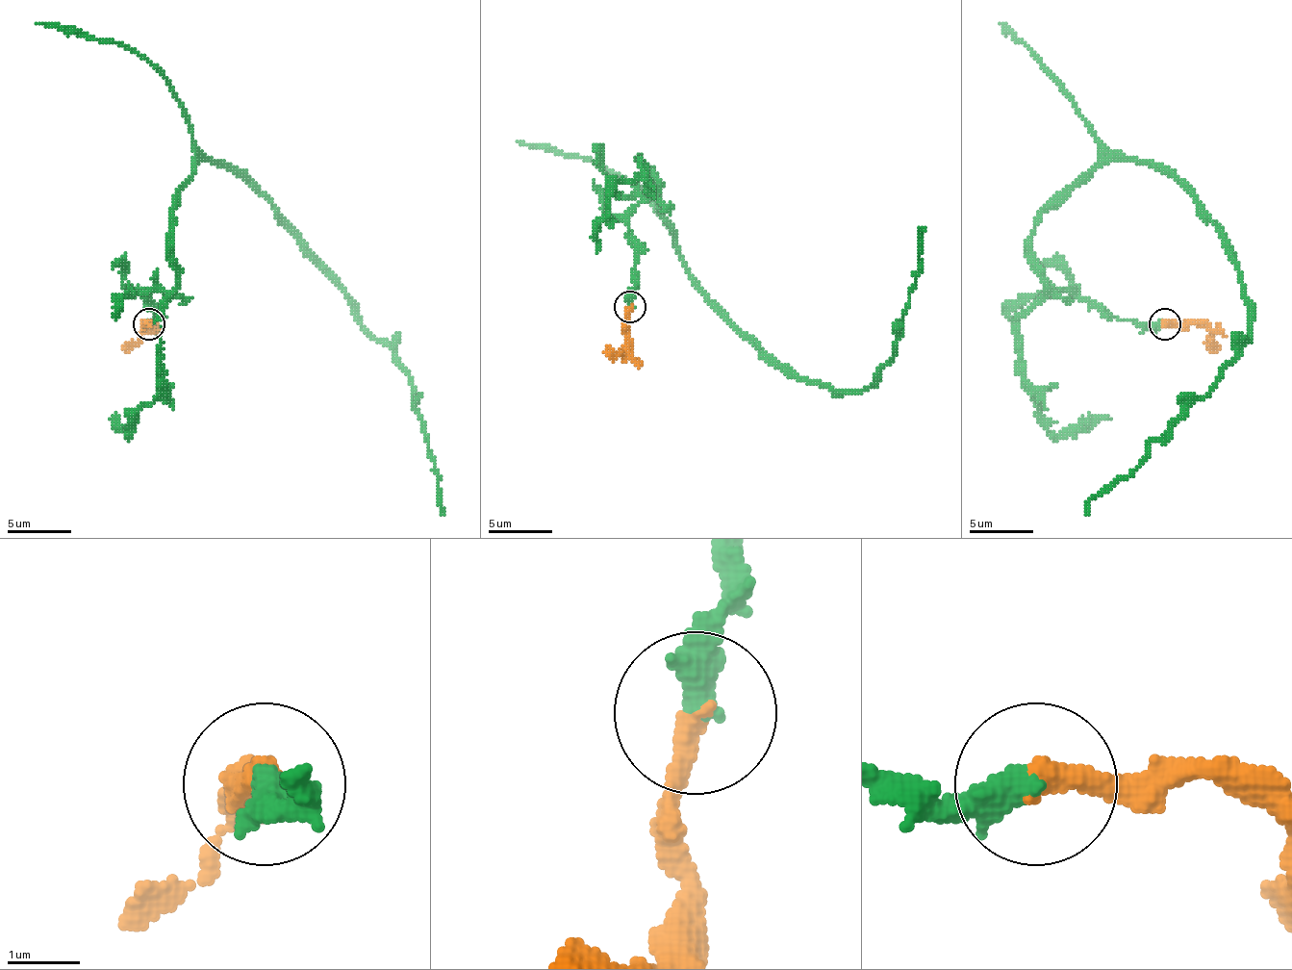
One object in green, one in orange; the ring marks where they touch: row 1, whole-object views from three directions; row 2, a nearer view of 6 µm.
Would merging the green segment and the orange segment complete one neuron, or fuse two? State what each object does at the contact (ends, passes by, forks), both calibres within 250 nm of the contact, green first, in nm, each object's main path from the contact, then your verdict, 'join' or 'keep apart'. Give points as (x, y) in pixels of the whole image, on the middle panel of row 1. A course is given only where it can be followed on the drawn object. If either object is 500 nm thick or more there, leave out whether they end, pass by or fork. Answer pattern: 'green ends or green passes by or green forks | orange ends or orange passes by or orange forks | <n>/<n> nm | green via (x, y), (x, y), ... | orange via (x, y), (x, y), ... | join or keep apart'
green ends | orange ends | 440/360 nm | green via (628, 307), (628, 215), (657, 186), (654, 173), (693, 285), (775, 365), (865, 390), (893, 355), (925, 227) | orange via (628, 307), (625, 345), (619, 352), (603, 352) | join

